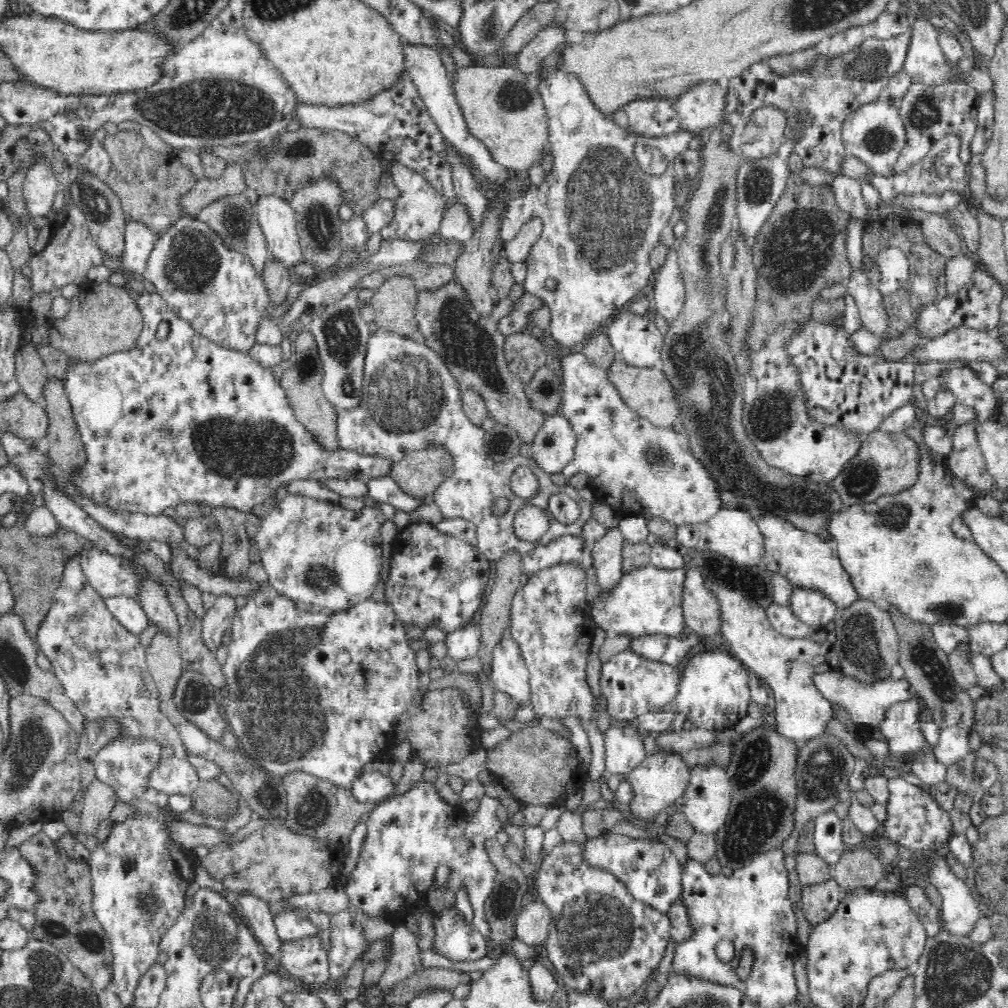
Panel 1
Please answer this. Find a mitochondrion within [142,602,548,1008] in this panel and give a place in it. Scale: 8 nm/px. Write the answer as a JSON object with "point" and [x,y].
{"point":[283,723]}

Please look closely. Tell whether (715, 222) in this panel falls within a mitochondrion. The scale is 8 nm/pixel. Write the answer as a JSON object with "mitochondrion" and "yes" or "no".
{"mitochondrion":"yes"}

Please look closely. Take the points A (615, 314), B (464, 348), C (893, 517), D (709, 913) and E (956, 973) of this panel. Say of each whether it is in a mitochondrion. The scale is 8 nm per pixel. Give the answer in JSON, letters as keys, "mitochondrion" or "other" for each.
{"A":"other","B":"mitochondrion","C":"mitochondrion","D":"other","E":"mitochondrion"}

